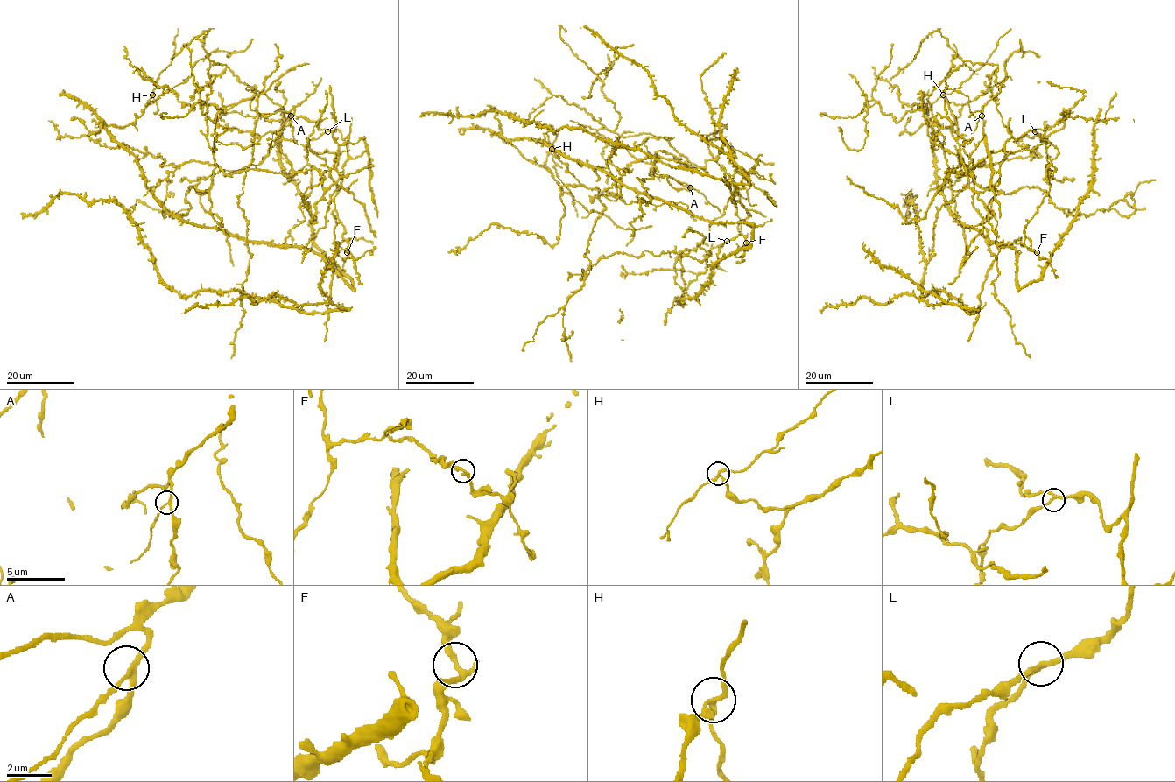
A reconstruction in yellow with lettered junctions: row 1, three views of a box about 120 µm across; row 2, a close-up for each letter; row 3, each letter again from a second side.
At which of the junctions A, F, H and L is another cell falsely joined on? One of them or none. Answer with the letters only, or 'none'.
H

